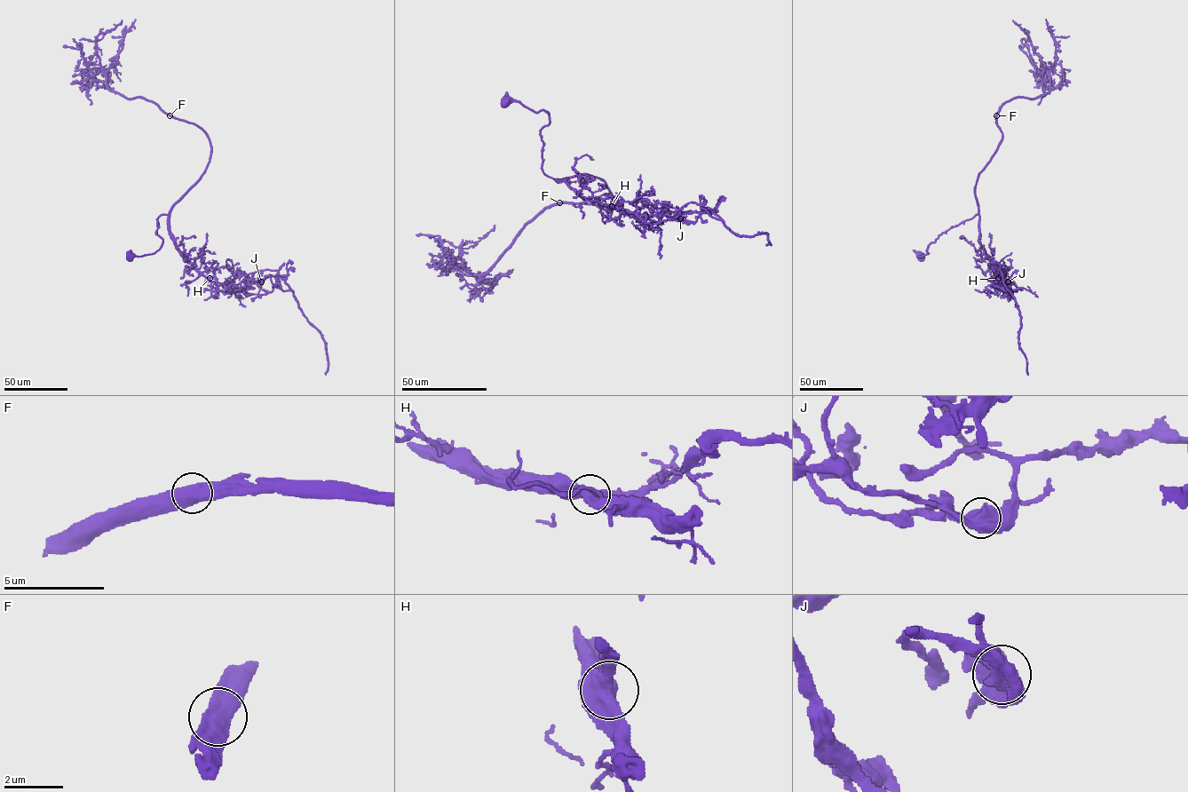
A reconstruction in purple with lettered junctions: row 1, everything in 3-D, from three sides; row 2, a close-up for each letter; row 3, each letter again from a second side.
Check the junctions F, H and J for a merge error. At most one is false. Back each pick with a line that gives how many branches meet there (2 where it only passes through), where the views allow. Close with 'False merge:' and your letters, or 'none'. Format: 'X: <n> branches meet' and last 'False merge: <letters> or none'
J: 2 branches meet
False merge: J

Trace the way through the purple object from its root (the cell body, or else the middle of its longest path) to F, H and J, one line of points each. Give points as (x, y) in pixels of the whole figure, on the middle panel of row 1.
F: (505, 99), (548, 113), (550, 122), (540, 131), (546, 175), (598, 178), (613, 206), (605, 211), (558, 203)
H: (505, 99), (548, 113), (550, 122), (540, 131), (542, 171), (564, 181), (585, 200), (612, 206)
J: (505, 99), (548, 113), (550, 122), (540, 131), (546, 175), (585, 200), (631, 216), (656, 211), (680, 218)

